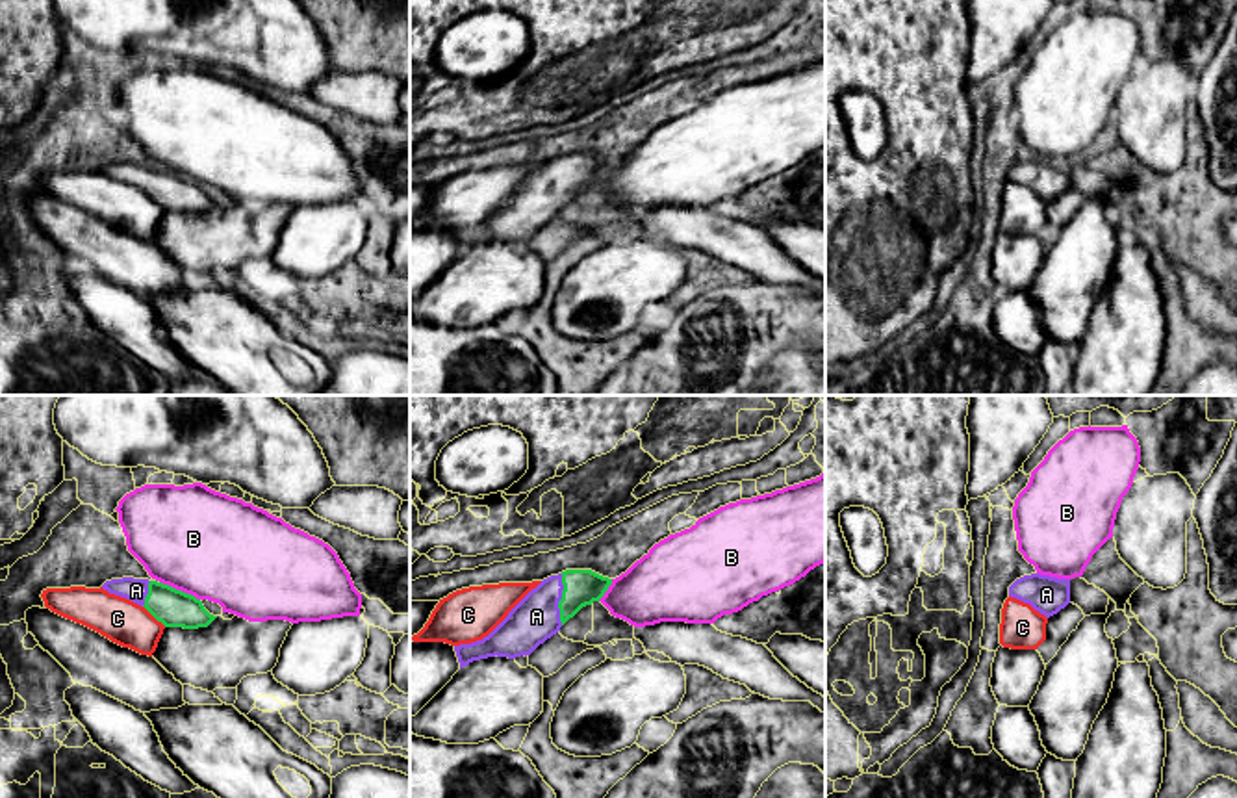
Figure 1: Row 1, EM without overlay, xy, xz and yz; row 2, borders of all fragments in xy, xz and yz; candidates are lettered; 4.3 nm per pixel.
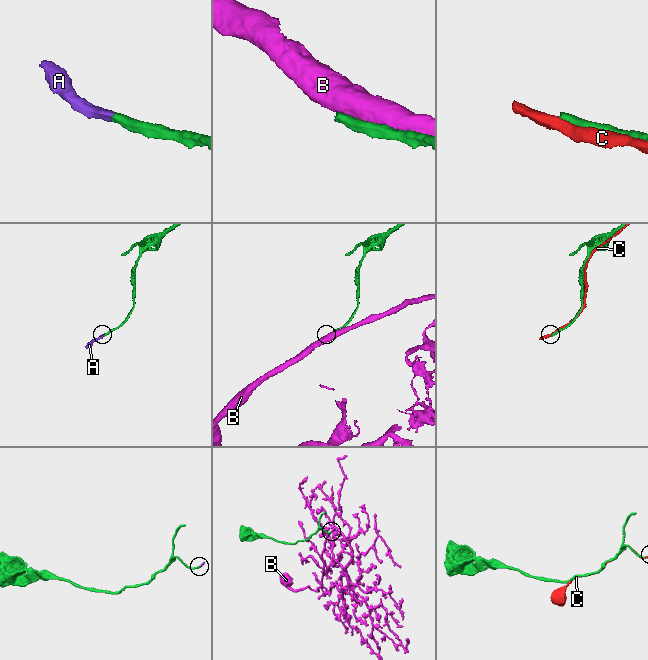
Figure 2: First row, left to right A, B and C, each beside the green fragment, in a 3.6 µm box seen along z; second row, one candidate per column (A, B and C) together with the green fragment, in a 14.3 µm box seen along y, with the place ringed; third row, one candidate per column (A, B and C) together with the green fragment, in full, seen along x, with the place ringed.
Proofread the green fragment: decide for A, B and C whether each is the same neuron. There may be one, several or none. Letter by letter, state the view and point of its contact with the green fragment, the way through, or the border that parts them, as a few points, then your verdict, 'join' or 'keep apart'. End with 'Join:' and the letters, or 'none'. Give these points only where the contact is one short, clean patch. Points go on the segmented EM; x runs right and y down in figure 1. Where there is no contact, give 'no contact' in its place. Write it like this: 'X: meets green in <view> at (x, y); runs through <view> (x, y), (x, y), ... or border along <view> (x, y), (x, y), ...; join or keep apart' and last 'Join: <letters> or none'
A: meets green in xz at (561, 600); runs through xz (581, 587), (572, 589), (561, 600), (536, 617); join
B: meets green in xy at (180, 591); keep apart
C: meets green in xy at (154, 617); keep apart
Join: A

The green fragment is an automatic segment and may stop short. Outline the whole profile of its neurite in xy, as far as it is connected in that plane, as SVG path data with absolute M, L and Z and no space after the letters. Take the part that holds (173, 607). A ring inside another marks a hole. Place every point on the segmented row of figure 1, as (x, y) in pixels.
M122 577L106 581L102 588L145 607L165 627L198 629L217 618L195 596L158 581Z

